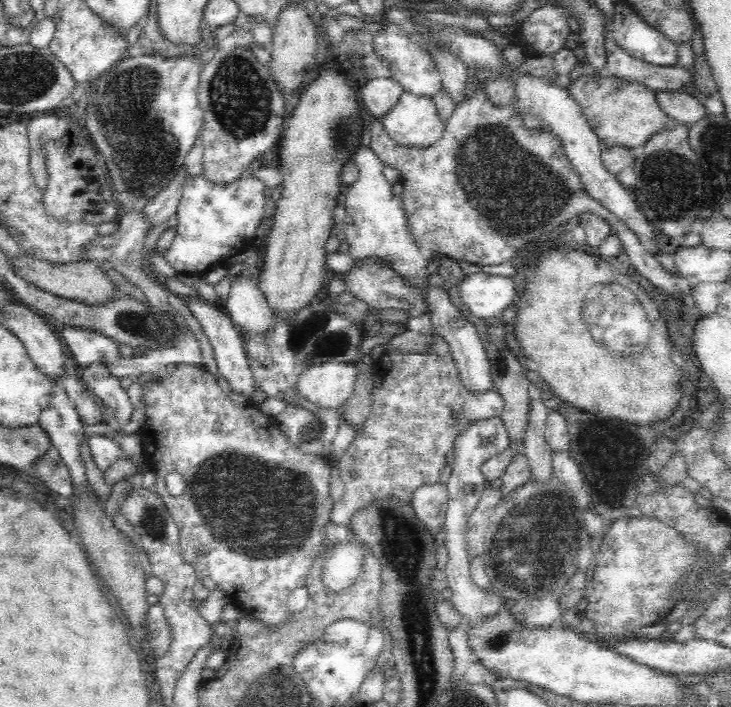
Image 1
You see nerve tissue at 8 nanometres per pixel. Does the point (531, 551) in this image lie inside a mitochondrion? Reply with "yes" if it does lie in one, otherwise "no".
yes

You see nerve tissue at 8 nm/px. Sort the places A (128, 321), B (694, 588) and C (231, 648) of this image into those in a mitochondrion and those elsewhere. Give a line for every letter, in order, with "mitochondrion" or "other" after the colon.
A: mitochondrion
B: mitochondrion
C: other

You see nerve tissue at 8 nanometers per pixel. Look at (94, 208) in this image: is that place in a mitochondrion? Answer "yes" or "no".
no

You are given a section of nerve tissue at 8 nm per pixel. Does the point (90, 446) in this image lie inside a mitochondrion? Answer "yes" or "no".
no

